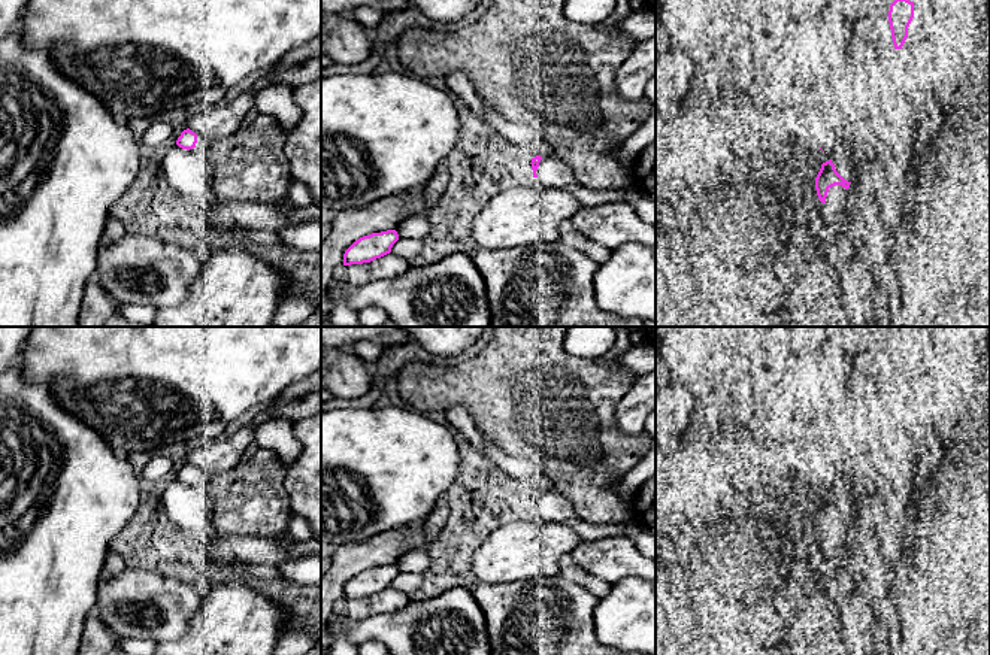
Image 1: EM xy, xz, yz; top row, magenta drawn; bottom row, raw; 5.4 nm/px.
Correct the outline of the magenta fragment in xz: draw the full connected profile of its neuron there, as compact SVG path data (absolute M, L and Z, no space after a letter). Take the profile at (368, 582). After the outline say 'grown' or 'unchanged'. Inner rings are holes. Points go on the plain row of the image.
M396 564L372 567L355 574L343 588L343 600L370 597L391 586L399 574Z; unchanged

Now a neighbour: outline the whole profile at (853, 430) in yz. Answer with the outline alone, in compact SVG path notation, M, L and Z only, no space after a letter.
M866 369L854 380L848 409L833 419L827 436L851 455L850 477L859 483L862 492L868 491L874 480L871 458L874 437L871 406L874 400L875 382Z

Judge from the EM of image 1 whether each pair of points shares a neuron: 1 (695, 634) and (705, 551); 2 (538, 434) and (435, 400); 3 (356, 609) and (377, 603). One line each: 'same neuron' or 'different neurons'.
1: different neurons
2: same neuron
3: same neuron

